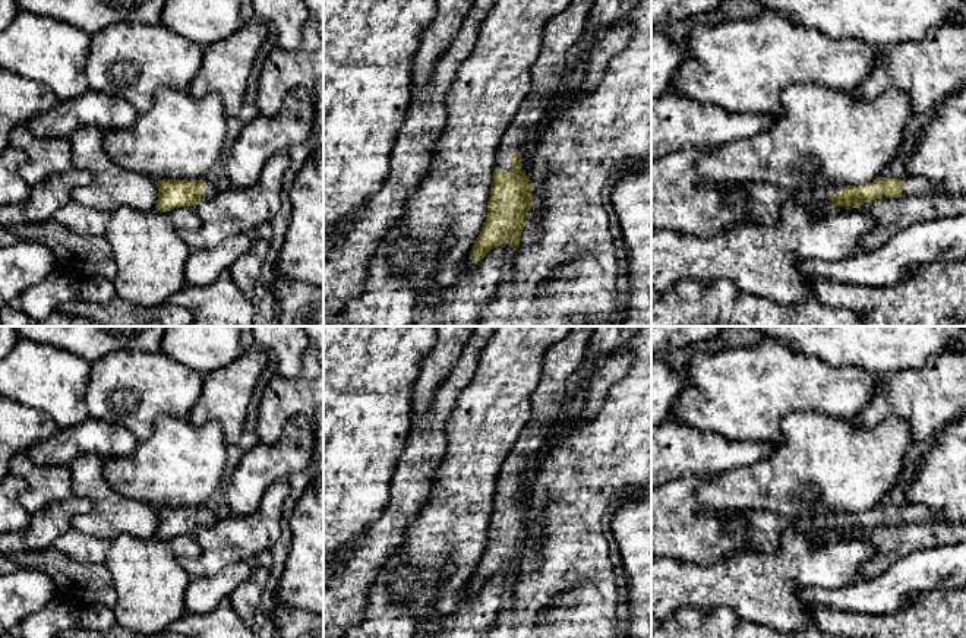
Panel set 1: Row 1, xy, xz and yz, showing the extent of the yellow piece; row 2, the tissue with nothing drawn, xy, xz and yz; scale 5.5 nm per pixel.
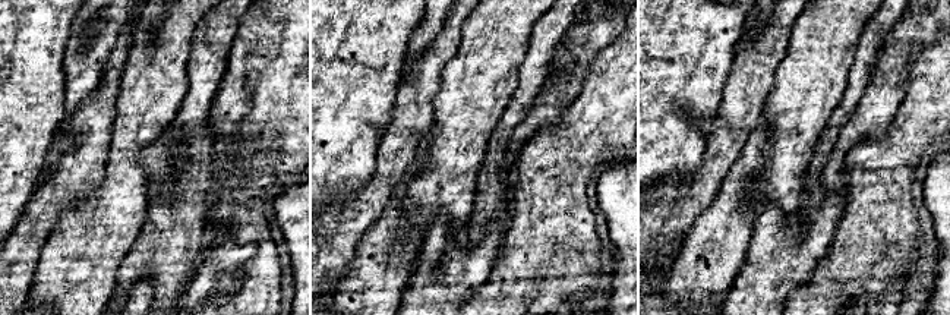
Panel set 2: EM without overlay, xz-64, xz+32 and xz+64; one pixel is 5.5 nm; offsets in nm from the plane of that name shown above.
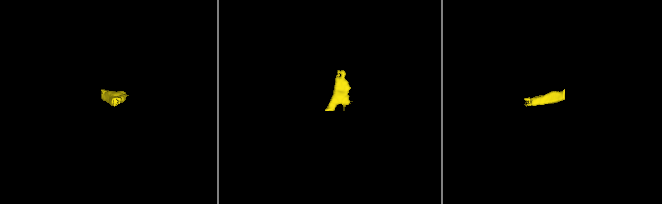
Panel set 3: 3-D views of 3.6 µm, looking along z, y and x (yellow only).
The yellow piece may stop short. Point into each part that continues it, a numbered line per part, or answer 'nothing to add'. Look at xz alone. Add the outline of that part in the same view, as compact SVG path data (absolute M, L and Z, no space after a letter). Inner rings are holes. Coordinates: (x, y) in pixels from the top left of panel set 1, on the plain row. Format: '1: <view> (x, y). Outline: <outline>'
1: xz (562, 360). Outline: M572 326L571 331L558 342L552 344L542 363L540 382L531 397L531 419L520 435L515 446L503 461L499 474L499 487L496 489L498 499L509 499L512 496L511 483L514 480L523 480L528 471L528 459L539 452L546 443L549 433L552 432L556 420L564 414L565 407L571 398L571 385L577 373L581 370L588 339L596 326Z
2: xz (510, 581). Outline: M506 572L502 609L508 609L508 604L511 601L512 591L514 591L514 587L515 587L515 581L517 579L512 577L512 574Z

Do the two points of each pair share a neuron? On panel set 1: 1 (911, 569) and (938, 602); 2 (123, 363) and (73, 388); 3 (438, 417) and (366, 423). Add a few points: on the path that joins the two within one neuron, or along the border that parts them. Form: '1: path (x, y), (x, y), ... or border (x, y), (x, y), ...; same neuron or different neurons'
1: border (950, 588), (924, 593), (900, 609); different neurons
2: border (91, 365), (85, 394), (88, 414); different neurons
3: border (412, 416), (412, 428), (401, 452); different neurons

